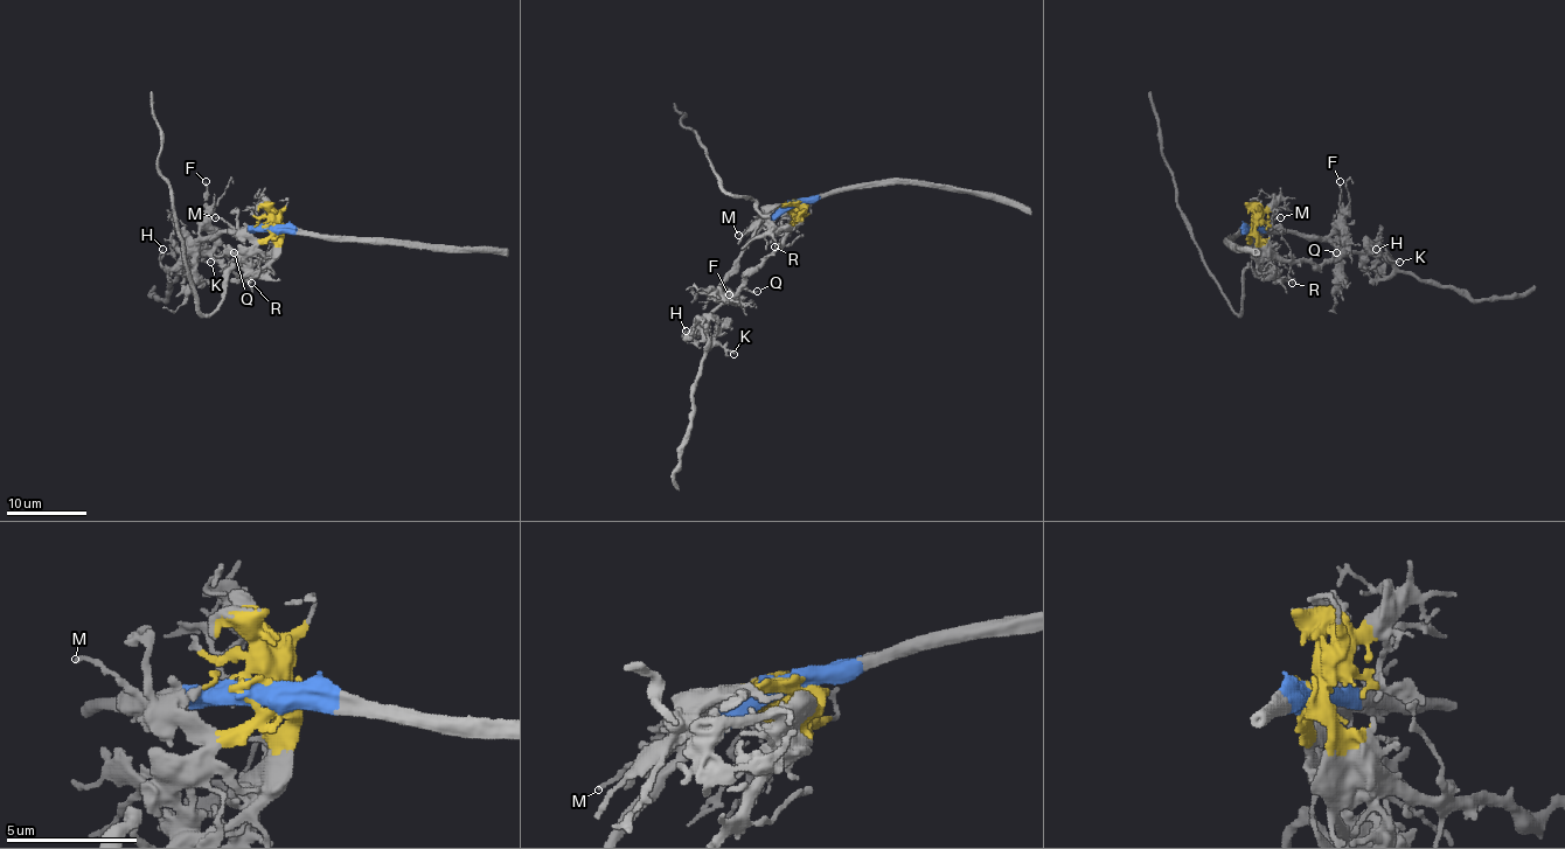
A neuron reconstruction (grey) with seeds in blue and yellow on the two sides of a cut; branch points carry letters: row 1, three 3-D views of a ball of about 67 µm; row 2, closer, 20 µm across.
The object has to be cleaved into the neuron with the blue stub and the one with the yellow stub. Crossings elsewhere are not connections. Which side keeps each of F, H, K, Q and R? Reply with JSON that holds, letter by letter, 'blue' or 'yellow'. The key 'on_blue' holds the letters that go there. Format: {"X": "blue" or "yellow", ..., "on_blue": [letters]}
{"F": "blue", "H": "yellow", "K": "yellow", "Q": "yellow", "R": "yellow", "on_blue": ["F"]}

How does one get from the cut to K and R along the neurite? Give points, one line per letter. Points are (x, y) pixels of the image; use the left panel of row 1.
K: (270, 225), (277, 228), (277, 244), (258, 259), (221, 264), (204, 253), (187, 256), (210, 262)
R: (270, 225), (277, 228), (277, 244), (255, 265), (250, 284)

